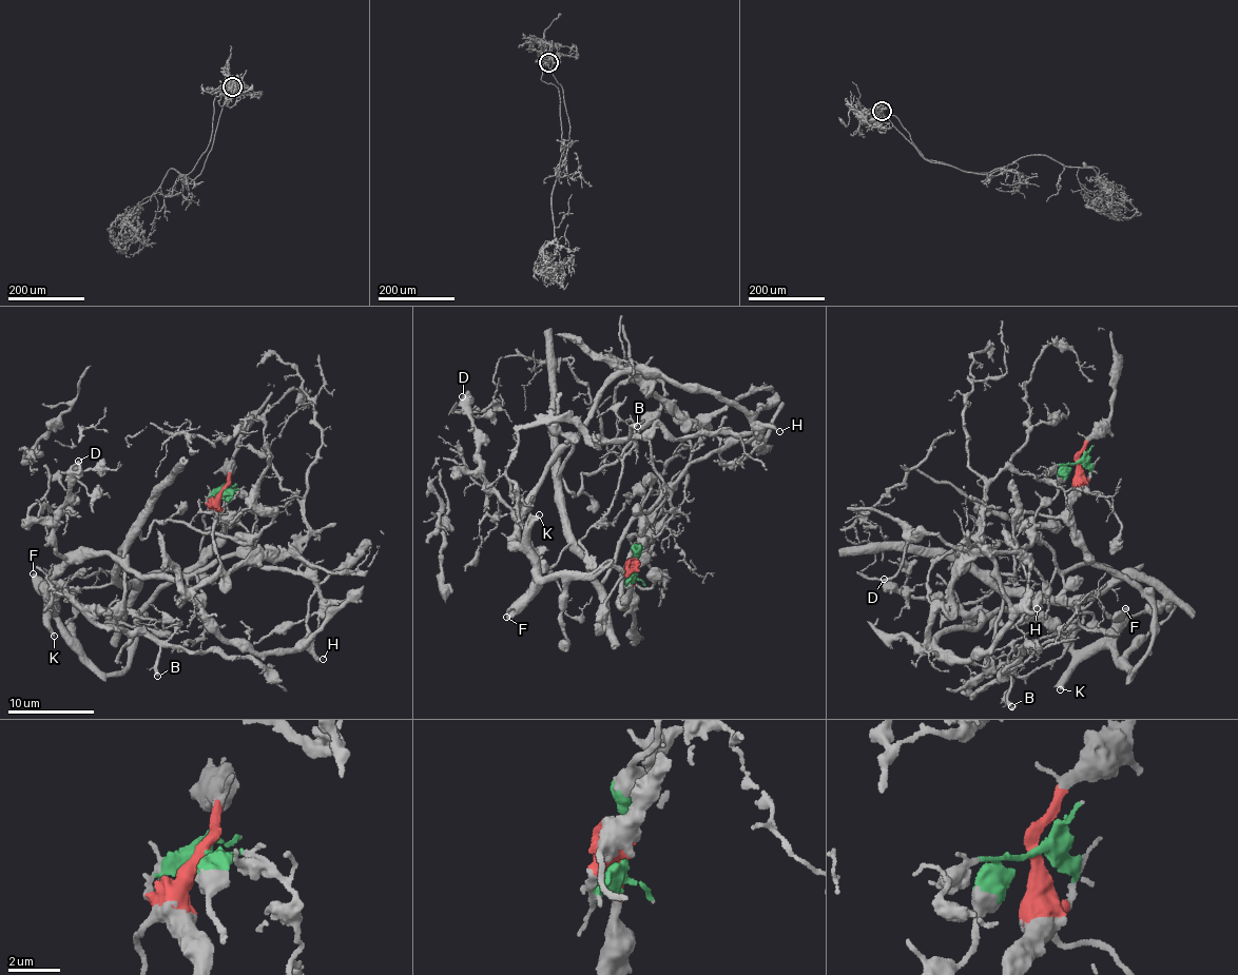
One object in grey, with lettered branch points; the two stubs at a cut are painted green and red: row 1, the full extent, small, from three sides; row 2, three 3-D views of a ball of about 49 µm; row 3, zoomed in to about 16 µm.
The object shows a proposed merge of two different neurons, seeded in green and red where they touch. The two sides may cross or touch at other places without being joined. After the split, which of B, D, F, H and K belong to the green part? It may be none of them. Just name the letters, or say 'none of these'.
B

